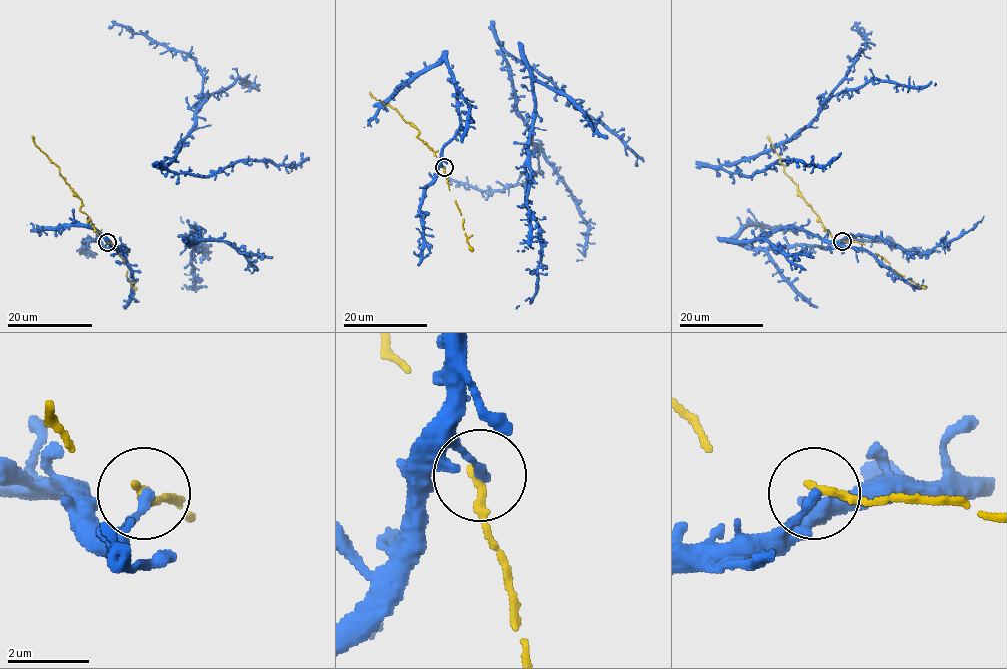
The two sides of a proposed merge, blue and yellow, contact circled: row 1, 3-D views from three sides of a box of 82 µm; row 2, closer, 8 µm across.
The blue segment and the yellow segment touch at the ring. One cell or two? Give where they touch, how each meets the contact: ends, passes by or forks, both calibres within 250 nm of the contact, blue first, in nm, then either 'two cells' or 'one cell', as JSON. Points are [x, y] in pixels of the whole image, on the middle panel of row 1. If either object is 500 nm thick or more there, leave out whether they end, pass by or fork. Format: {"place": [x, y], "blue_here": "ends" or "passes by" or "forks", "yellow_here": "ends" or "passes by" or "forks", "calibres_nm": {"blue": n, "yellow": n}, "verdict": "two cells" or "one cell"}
{"place": [444, 167], "blue_here": "ends", "yellow_here": "ends", "calibres_nm": {"blue": 200, "yellow": 200}, "verdict": "two cells"}

